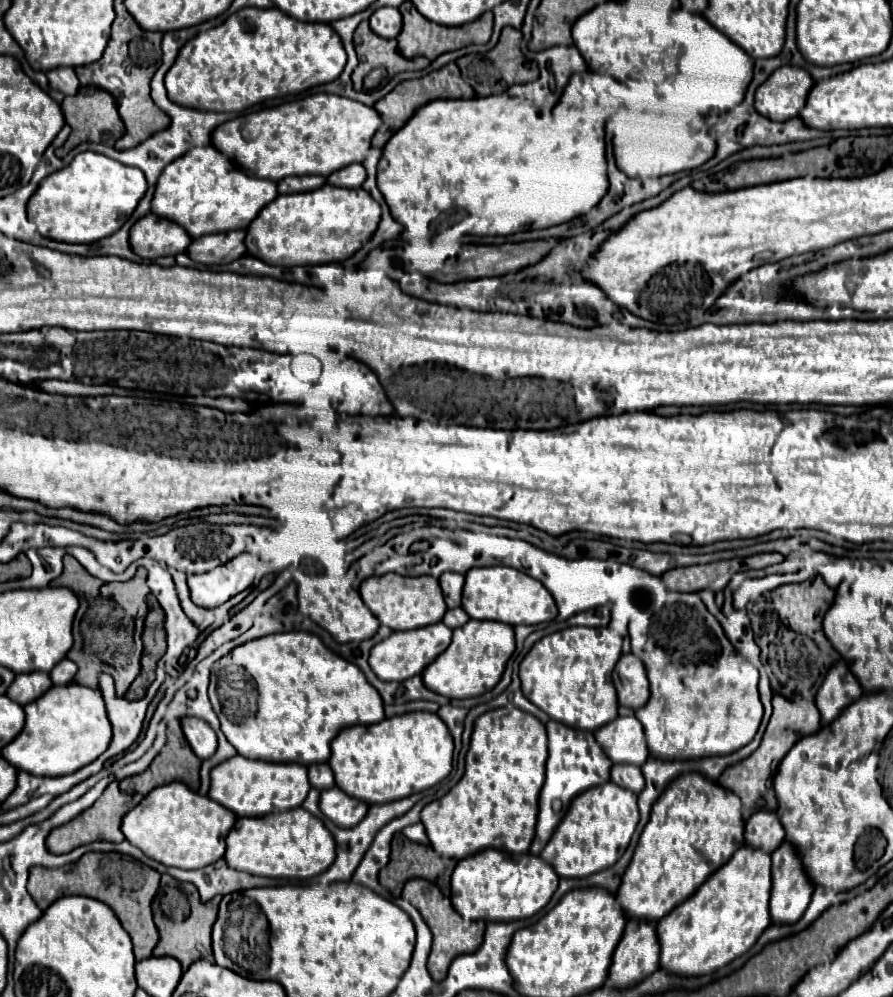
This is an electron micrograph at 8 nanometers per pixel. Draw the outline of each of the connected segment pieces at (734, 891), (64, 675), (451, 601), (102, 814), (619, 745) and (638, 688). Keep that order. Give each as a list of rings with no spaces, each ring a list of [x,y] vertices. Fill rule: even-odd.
[[[742,846],[682,906],[658,922],[660,968],[676,976],[702,976],[746,954],[770,926],[770,854]]]
[[[64,658],[62,662],[58,662],[58,664],[54,666],[54,670],[50,672],[50,678],[52,678],[54,684],[60,686],[60,684],[68,684],[68,682],[72,682],[74,676],[76,676],[76,672],[78,672],[78,666],[76,666],[72,660]]]
[[[446,572],[440,576],[440,586],[444,592],[444,600],[448,608],[458,608],[460,606],[460,598],[462,598],[462,586],[464,586],[464,576],[462,574],[454,574],[454,572]]]
[[[112,782],[104,790],[104,794],[98,798],[98,802],[94,802],[94,806],[90,806],[86,812],[82,812],[80,816],[76,816],[68,824],[54,828],[46,838],[46,846],[52,854],[66,854],[66,852],[72,852],[74,848],[78,848],[82,844],[94,842],[94,840],[122,842],[124,834],[122,834],[120,826],[122,826],[122,818],[128,810],[130,810],[130,794],[122,794],[118,788],[118,782]]]
[[[616,718],[594,732],[596,742],[602,746],[612,764],[634,764],[646,762],[646,740],[642,724],[634,718]]]
[[[624,654],[612,672],[612,680],[618,692],[618,702],[632,710],[642,708],[648,698],[648,678],[642,662],[634,654]]]

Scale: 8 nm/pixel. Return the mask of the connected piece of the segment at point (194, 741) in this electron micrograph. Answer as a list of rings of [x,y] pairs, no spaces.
[[[182,718],[182,730],[186,740],[190,742],[190,748],[200,760],[206,760],[216,752],[218,740],[208,722],[198,718]]]

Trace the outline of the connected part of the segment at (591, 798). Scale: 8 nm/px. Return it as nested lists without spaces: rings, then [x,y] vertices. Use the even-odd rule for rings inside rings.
[[[614,782],[586,790],[586,794],[580,794],[574,800],[570,814],[566,814],[562,826],[558,826],[558,830],[552,834],[540,858],[548,862],[560,878],[586,878],[618,862],[618,858],[630,844],[638,820],[640,814],[636,794],[632,794],[630,790],[614,786]]]

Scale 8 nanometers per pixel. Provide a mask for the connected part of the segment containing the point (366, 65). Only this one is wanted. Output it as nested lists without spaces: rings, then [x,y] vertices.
[[[360,22],[356,32],[354,32],[354,46],[356,46],[356,54],[358,54],[358,66],[352,74],[352,82],[356,90],[362,90],[362,78],[372,70],[372,68],[386,68],[388,76],[394,76],[398,72],[406,72],[406,70],[422,70],[424,66],[428,66],[426,58],[414,58],[408,60],[398,52],[396,40],[384,40],[380,36],[376,36],[368,22]]]

